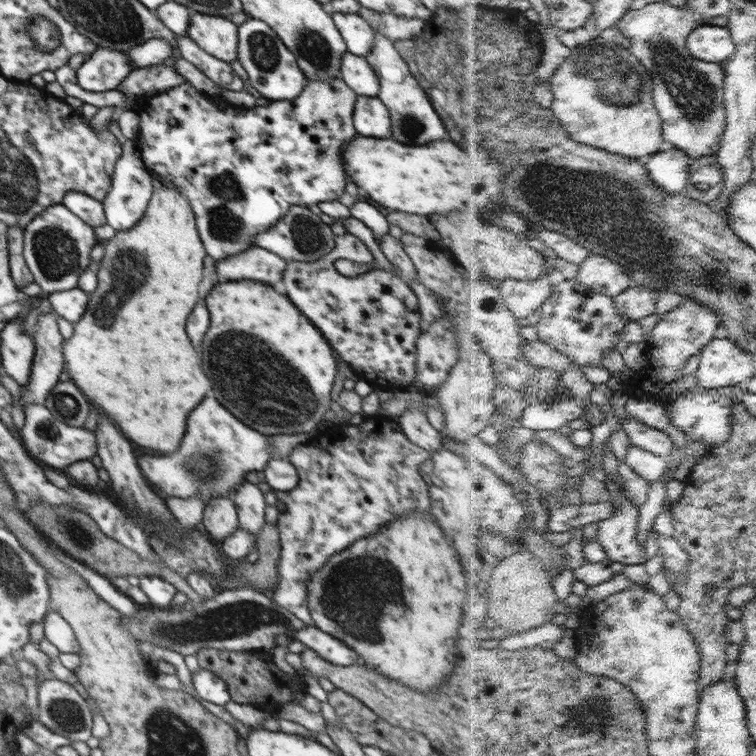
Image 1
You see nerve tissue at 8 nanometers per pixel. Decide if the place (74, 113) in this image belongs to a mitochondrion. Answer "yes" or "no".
no

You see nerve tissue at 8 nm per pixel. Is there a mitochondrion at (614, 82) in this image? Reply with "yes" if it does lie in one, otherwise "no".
yes

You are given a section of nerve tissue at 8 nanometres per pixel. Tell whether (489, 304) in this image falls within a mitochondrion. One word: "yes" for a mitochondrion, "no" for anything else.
no

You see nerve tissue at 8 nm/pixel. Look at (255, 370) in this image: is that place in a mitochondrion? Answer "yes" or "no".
yes

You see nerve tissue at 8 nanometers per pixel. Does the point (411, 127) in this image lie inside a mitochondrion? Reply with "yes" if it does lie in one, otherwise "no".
yes

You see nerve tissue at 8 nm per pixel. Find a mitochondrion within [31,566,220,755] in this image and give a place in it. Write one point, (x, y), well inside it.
(67, 716)

